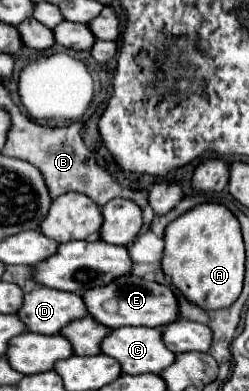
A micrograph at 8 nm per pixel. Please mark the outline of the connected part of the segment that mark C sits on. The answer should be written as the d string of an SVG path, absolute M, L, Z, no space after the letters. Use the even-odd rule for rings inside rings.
M112 329L102 339L100 351L114 357L120 363L122 373L128 375L160 373L174 363L174 353L164 347L160 329Z

